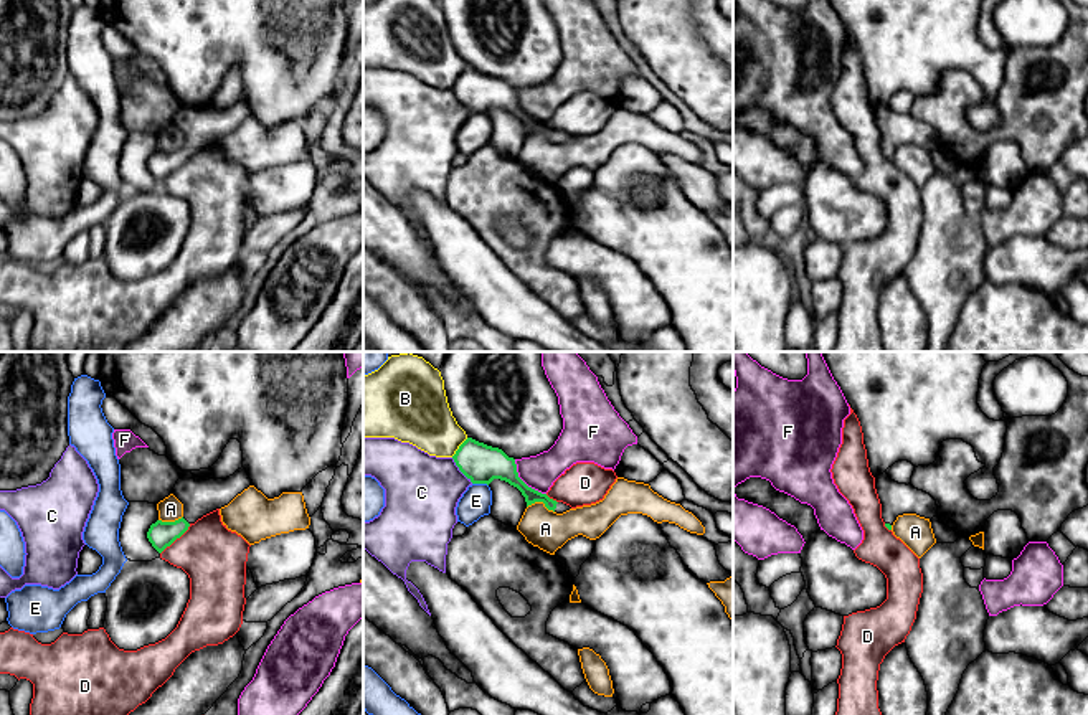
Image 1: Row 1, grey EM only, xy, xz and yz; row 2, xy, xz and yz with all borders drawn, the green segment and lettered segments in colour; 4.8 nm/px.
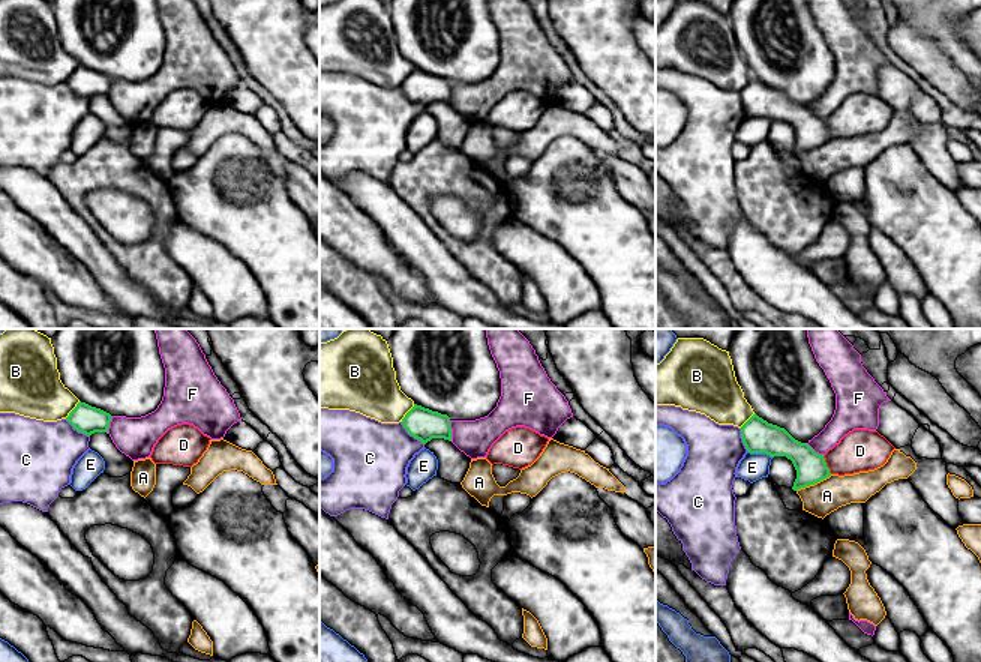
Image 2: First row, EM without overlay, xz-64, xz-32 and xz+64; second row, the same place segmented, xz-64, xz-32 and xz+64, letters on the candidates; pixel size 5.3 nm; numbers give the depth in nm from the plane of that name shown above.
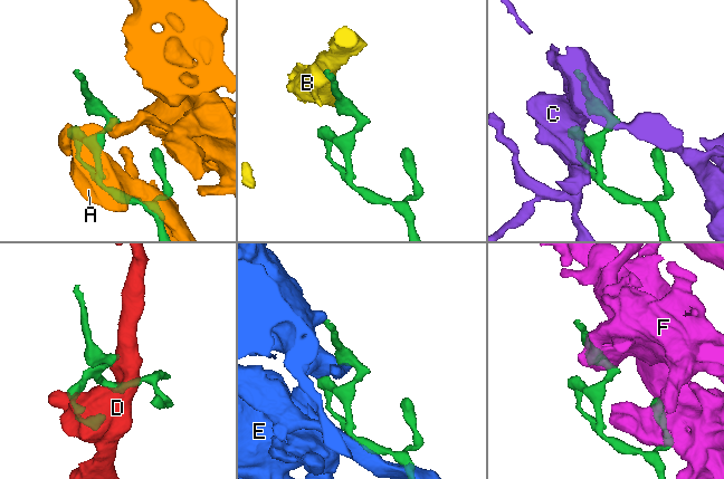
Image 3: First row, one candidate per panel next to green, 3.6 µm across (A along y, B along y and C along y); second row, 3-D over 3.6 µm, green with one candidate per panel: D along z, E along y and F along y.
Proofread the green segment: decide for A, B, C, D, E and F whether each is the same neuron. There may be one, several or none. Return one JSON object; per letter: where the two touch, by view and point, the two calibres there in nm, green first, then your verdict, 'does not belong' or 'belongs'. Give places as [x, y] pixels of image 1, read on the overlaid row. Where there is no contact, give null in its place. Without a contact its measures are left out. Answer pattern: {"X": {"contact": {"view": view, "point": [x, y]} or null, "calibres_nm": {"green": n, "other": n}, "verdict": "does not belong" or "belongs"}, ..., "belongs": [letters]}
{"A": {"contact": {"view": "xz", "point": [540, 501]}, "calibres_nm": {"green": 120, "other": 190}, "verdict": "does not belong"}, "B": {"contact": {"view": "xz", "point": [459, 448]}, "calibres_nm": {"green": 190, "other": 300}, "verdict": "does not belong"}, "C": {"contact": {"view": "xz", "point": [461, 471]}, "calibres_nm": {"green": 190, "other": 360}, "verdict": "does not belong"}, "D": {"contact": {"view": "xy", "point": [175, 539]}, "calibres_nm": {"green": 130, "other": 300}, "verdict": "does not belong"}, "E": {"contact": {"view": "xz", "point": [481, 482]}, "calibres_nm": {"green": 190, "other": 150}, "verdict": "does not belong"}, "F": {"contact": {"view": "xz", "point": [522, 481]}, "calibres_nm": {"green": 190, "other": 170}, "verdict": "does not belong"}, "belongs": []}

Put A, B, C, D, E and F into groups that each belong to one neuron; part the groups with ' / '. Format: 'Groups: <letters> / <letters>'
Groups: A / B / C / D / E / F

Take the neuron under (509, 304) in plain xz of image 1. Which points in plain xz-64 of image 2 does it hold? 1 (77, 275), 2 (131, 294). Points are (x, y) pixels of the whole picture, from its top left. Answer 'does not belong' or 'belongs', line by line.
1: does not belong
2: belongs

